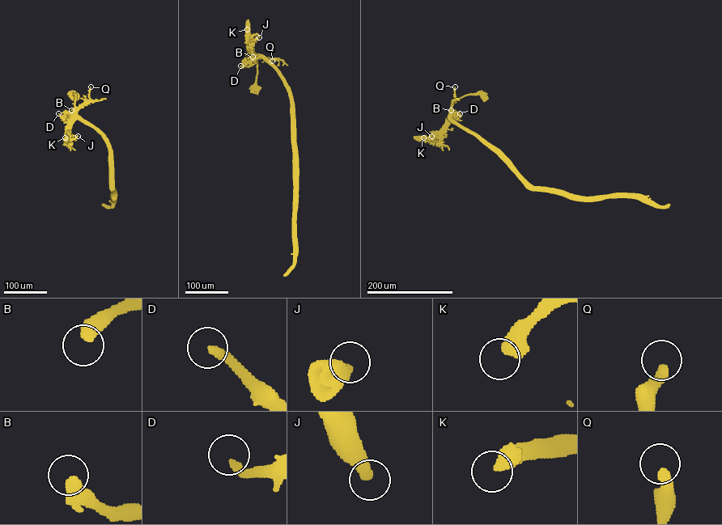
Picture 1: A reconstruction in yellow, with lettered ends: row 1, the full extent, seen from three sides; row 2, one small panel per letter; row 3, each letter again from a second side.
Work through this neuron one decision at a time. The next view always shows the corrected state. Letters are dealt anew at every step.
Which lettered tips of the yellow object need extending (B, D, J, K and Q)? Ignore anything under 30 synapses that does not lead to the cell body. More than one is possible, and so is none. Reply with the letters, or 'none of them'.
none of them

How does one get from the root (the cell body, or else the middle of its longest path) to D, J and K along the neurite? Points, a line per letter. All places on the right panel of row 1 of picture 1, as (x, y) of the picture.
D: (514, 169), (451, 118), (457, 119), (460, 113)
J: (514, 169), (451, 119), (431, 136)
K: (514, 169), (451, 119), (439, 131), (423, 137)

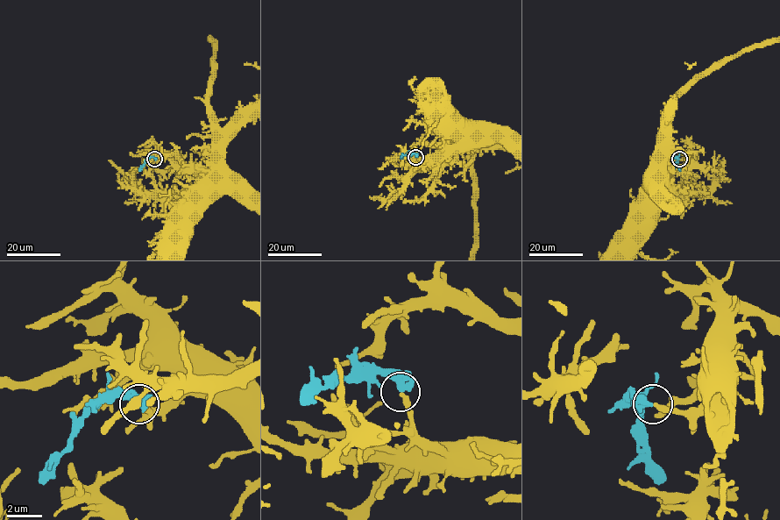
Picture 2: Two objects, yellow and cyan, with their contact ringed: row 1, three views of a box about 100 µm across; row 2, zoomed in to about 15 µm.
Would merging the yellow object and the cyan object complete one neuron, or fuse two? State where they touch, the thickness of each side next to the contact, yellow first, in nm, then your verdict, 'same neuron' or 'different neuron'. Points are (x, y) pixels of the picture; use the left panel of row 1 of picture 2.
(154, 159) | 300/300 nm | different neuron

